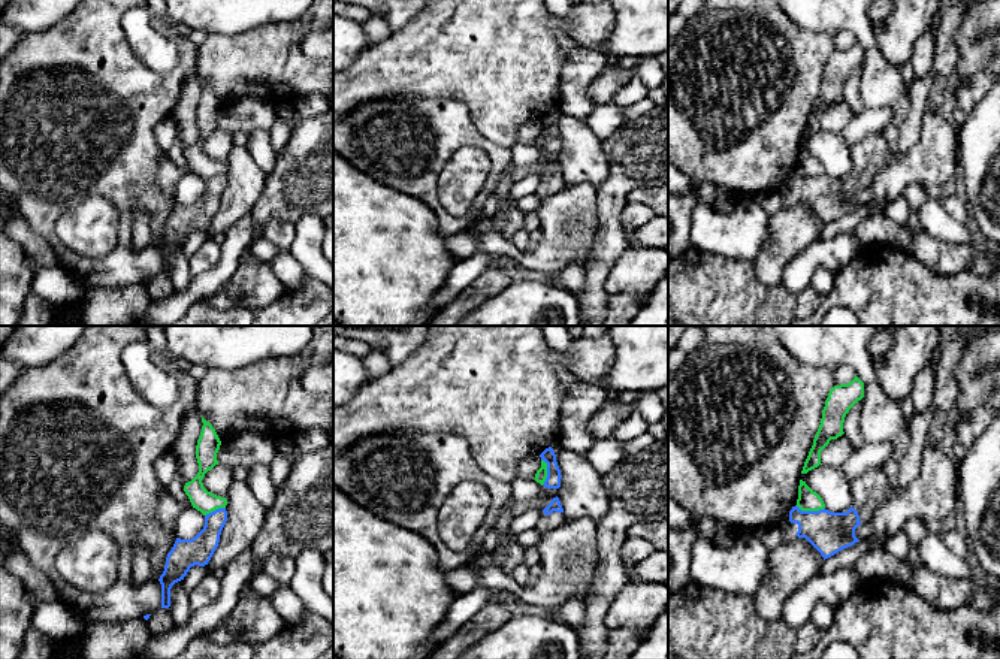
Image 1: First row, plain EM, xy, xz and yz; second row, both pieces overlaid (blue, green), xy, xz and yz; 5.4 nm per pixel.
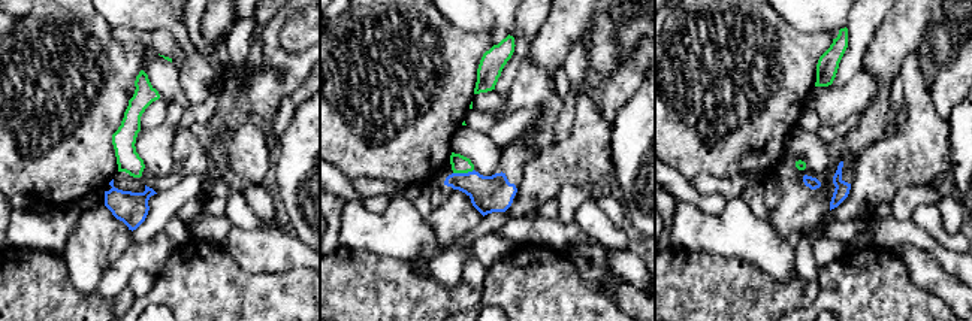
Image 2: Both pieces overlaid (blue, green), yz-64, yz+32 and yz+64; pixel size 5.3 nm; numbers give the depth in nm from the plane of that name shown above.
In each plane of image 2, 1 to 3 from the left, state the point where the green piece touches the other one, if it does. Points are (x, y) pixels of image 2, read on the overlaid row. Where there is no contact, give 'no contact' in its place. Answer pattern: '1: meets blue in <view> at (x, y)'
1: no contact
2: meets blue in yz+32 at (462, 173)
3: no contact

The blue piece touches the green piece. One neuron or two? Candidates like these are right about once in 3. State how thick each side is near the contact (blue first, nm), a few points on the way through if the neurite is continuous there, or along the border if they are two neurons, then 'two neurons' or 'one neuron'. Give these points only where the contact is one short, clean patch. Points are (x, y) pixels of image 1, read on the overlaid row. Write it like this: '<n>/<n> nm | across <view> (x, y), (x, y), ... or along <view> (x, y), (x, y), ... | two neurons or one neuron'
220/110 nm | along yz (795, 505), (801, 510), (824, 508) | two neurons

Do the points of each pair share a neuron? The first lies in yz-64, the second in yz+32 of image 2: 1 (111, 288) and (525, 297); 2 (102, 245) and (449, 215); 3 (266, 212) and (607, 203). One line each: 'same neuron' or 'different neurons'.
1: different neurons
2: same neuron
3: same neuron

